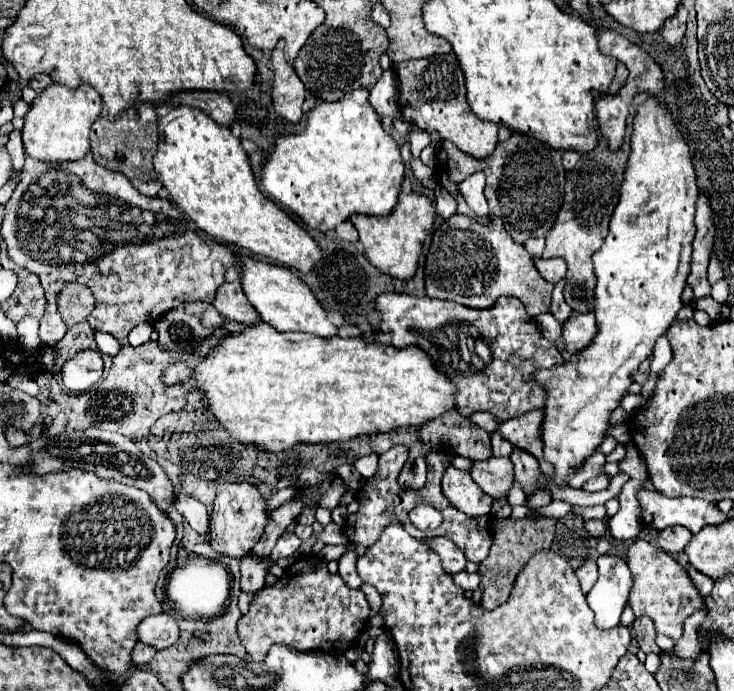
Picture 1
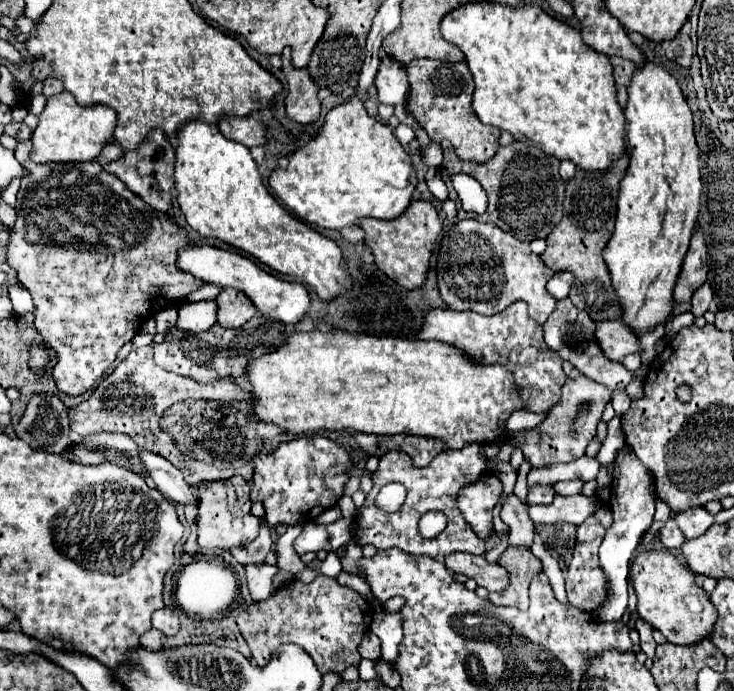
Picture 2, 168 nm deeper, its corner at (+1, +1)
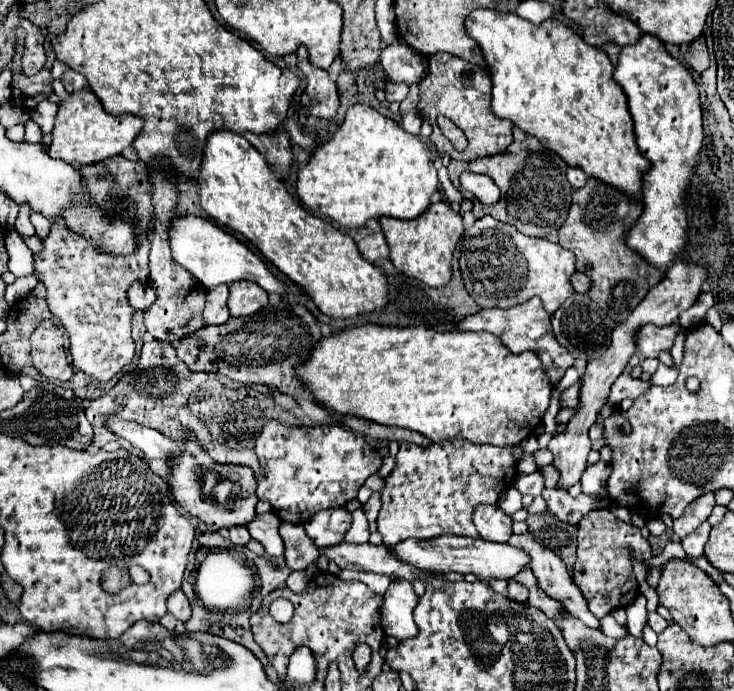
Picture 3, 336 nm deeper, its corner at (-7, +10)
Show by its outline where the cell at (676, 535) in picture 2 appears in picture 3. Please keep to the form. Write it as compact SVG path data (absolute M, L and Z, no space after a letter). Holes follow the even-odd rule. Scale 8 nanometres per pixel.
M707 492L704 496L700 496L698 500L694 500L686 512L674 520L674 534L676 538L684 538L690 532L694 532L704 520L708 520L710 512L716 506L716 500L713 492Z

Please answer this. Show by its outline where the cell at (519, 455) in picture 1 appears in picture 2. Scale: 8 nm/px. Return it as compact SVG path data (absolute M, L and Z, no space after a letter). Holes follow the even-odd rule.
M550 485L528 489L528 505L550 505L554 499L554 489Z

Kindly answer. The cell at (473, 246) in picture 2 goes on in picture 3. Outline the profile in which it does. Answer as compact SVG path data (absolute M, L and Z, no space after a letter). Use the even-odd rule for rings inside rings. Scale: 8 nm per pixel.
M482 216L466 228L460 250L460 272L464 286L480 308L512 308L532 296L540 296L548 314L556 312L574 292L568 276L574 272L574 254L546 238L530 238L514 226Z

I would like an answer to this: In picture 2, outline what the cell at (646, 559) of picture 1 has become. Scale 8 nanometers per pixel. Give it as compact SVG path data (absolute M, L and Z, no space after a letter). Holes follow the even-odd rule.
M644 551L630 567L632 585L638 595L638 615L658 629L674 645L696 645L712 635L716 609L706 591L696 585L694 573L668 551Z

